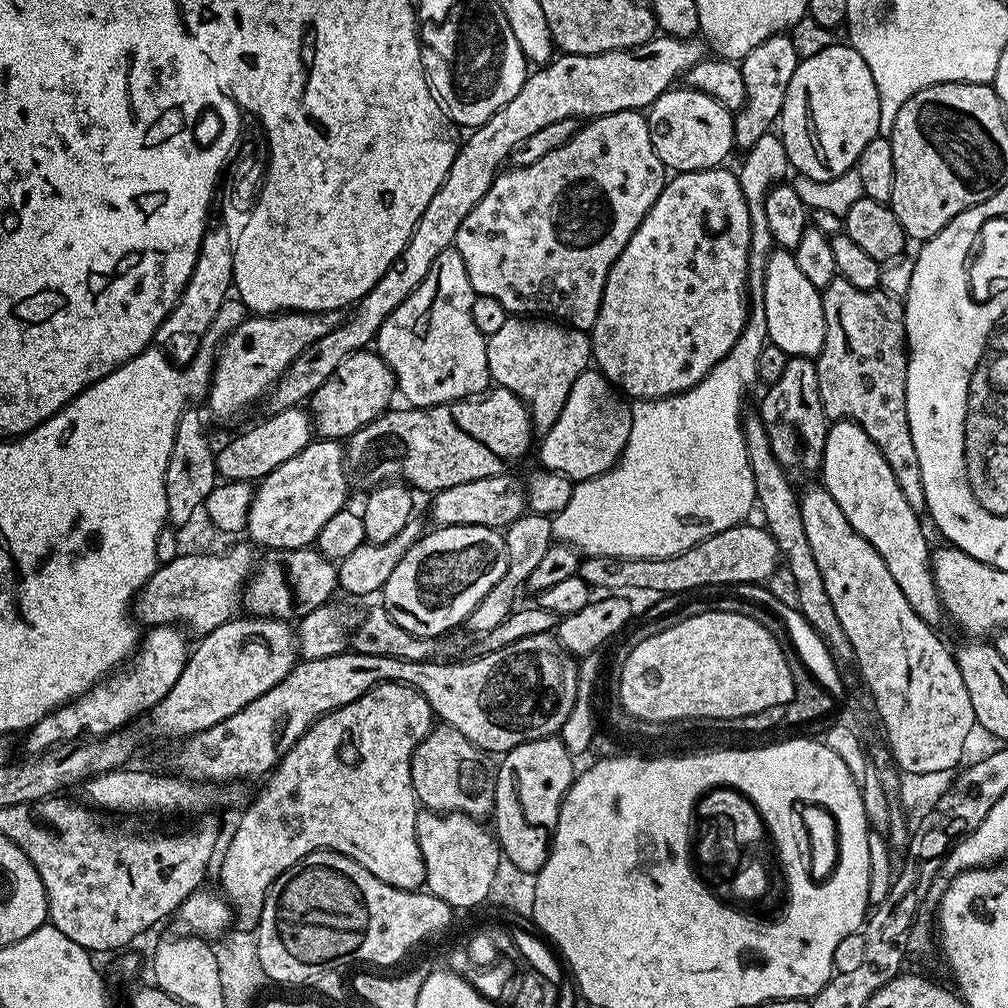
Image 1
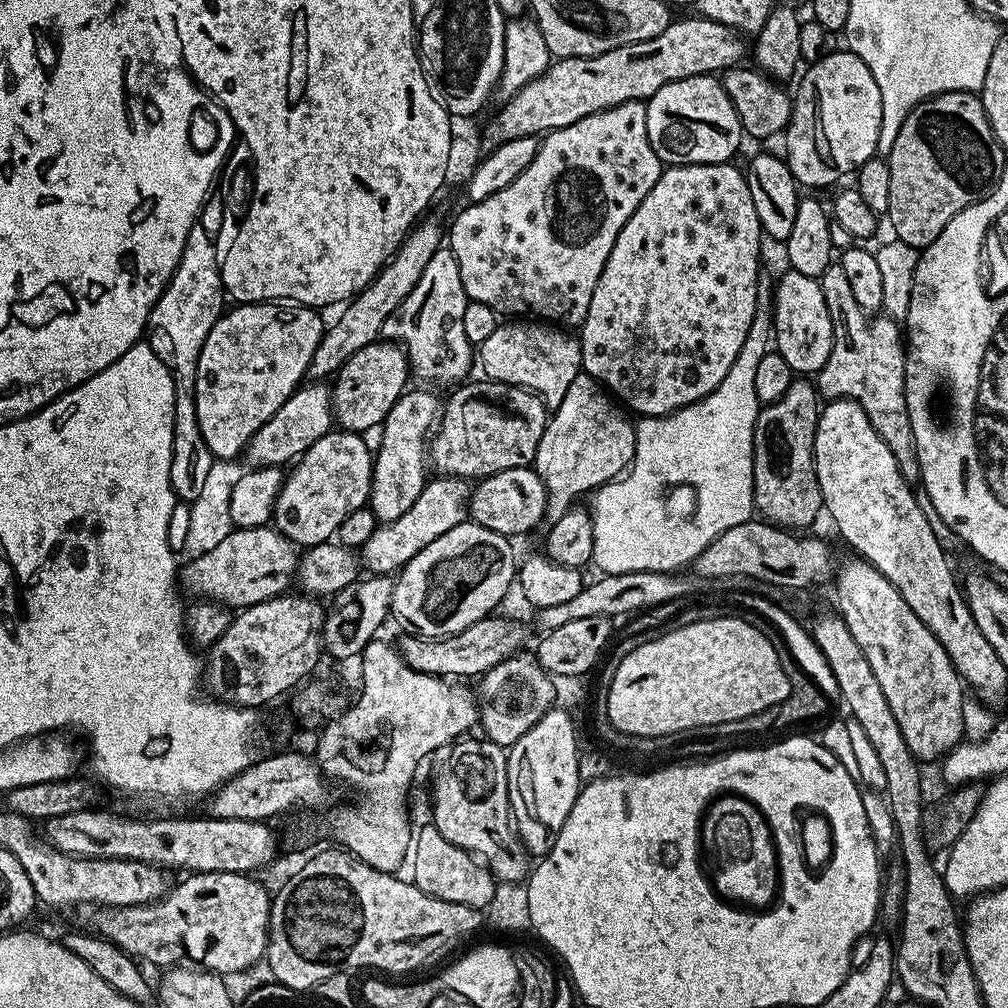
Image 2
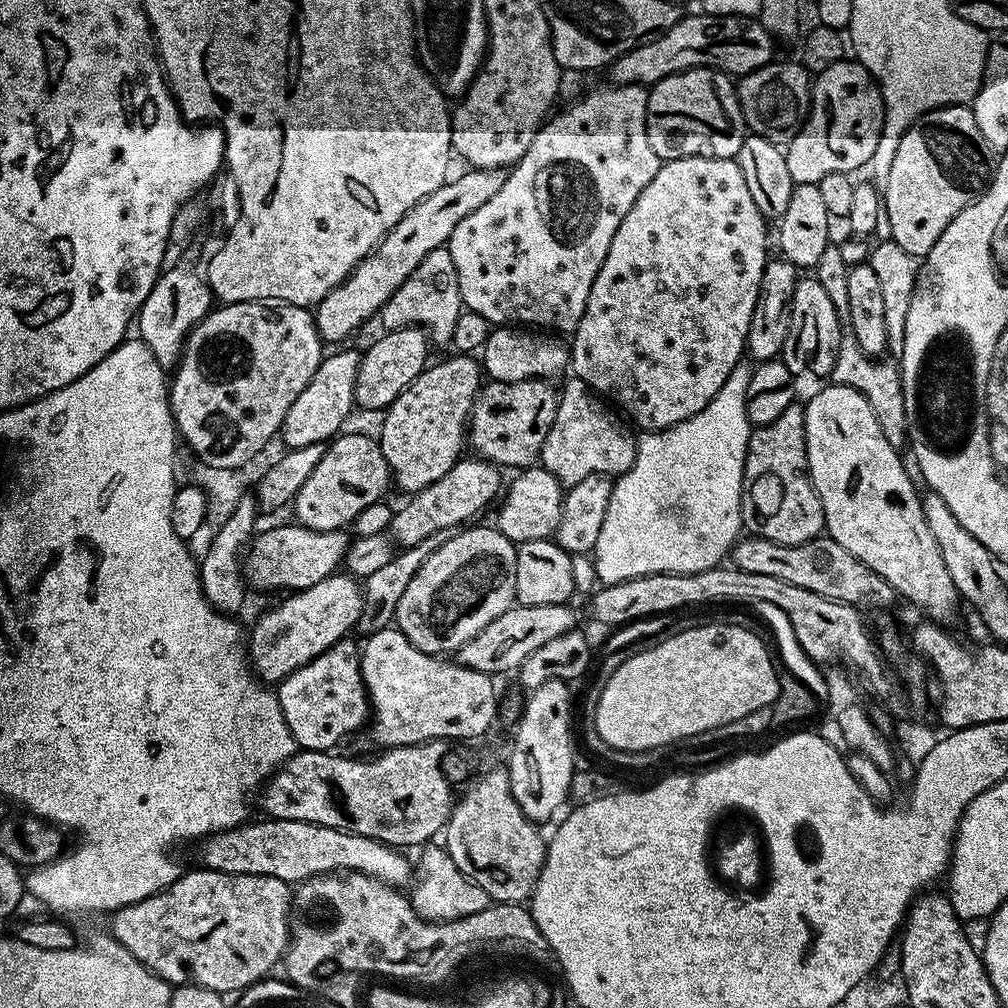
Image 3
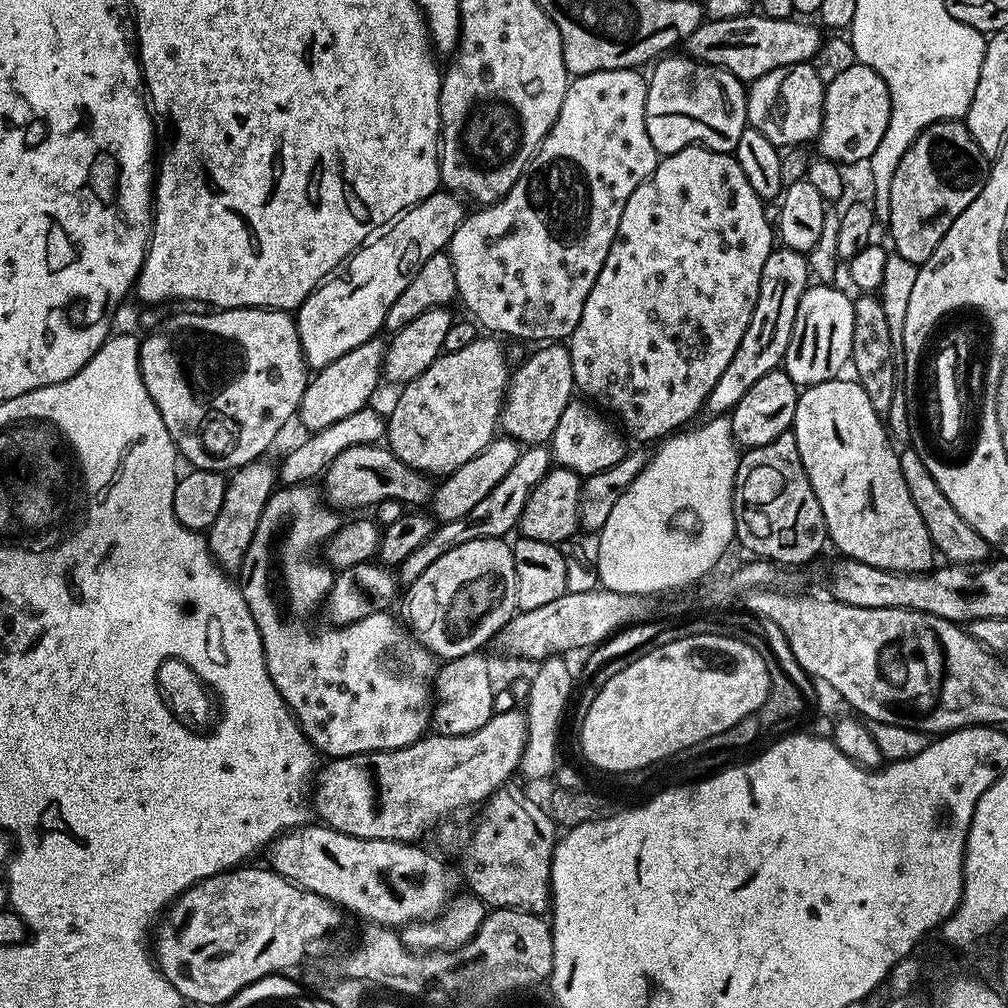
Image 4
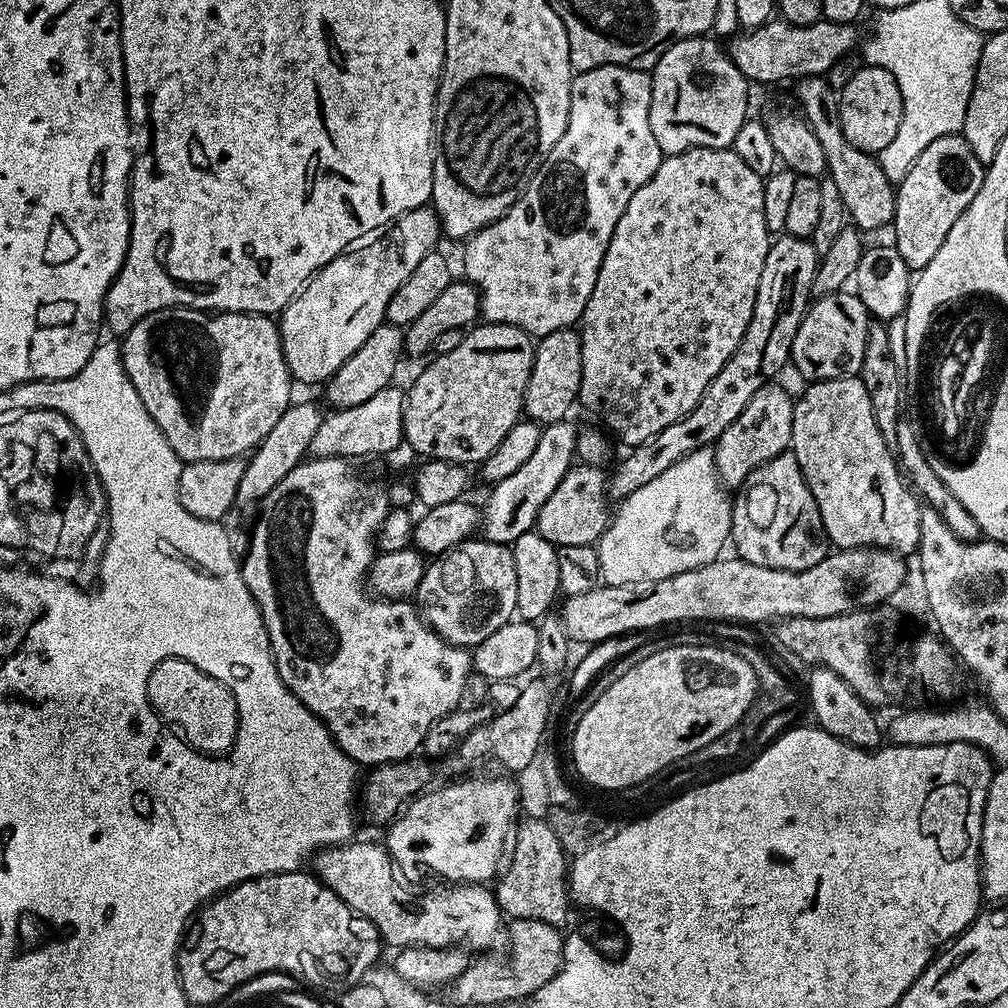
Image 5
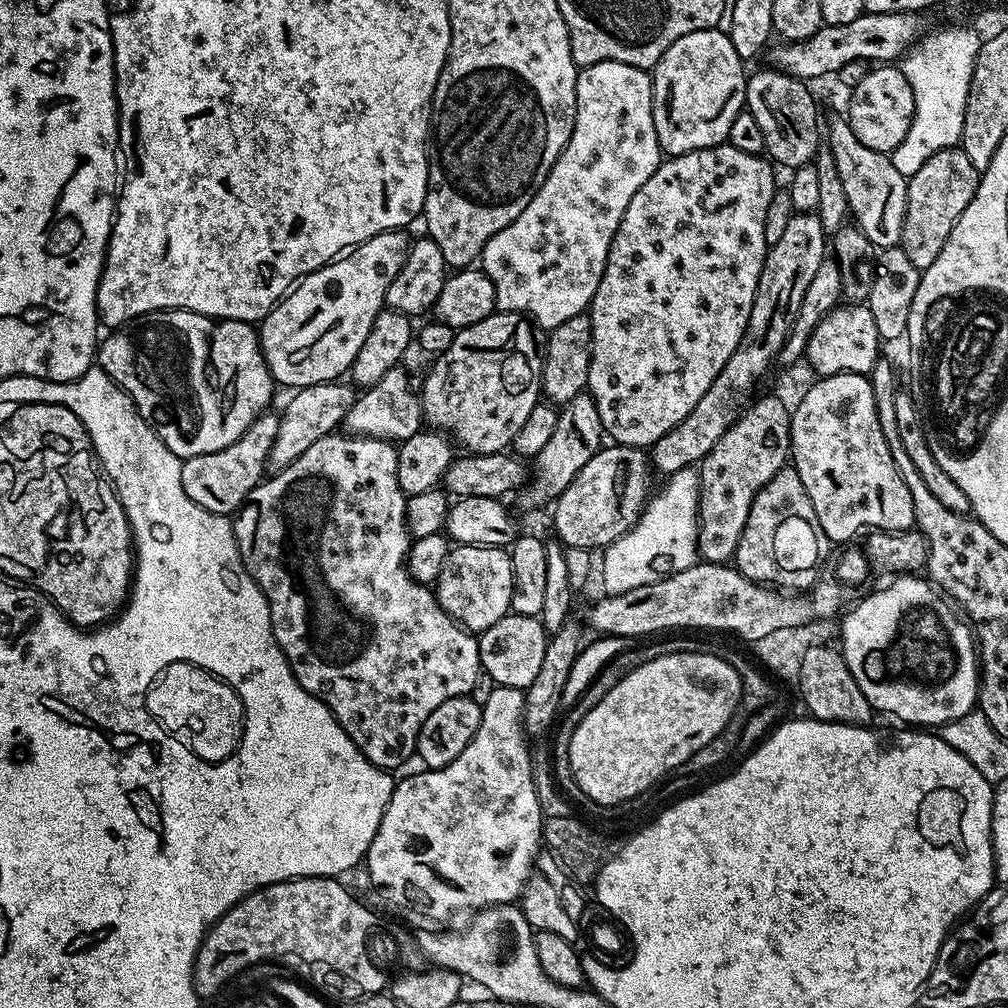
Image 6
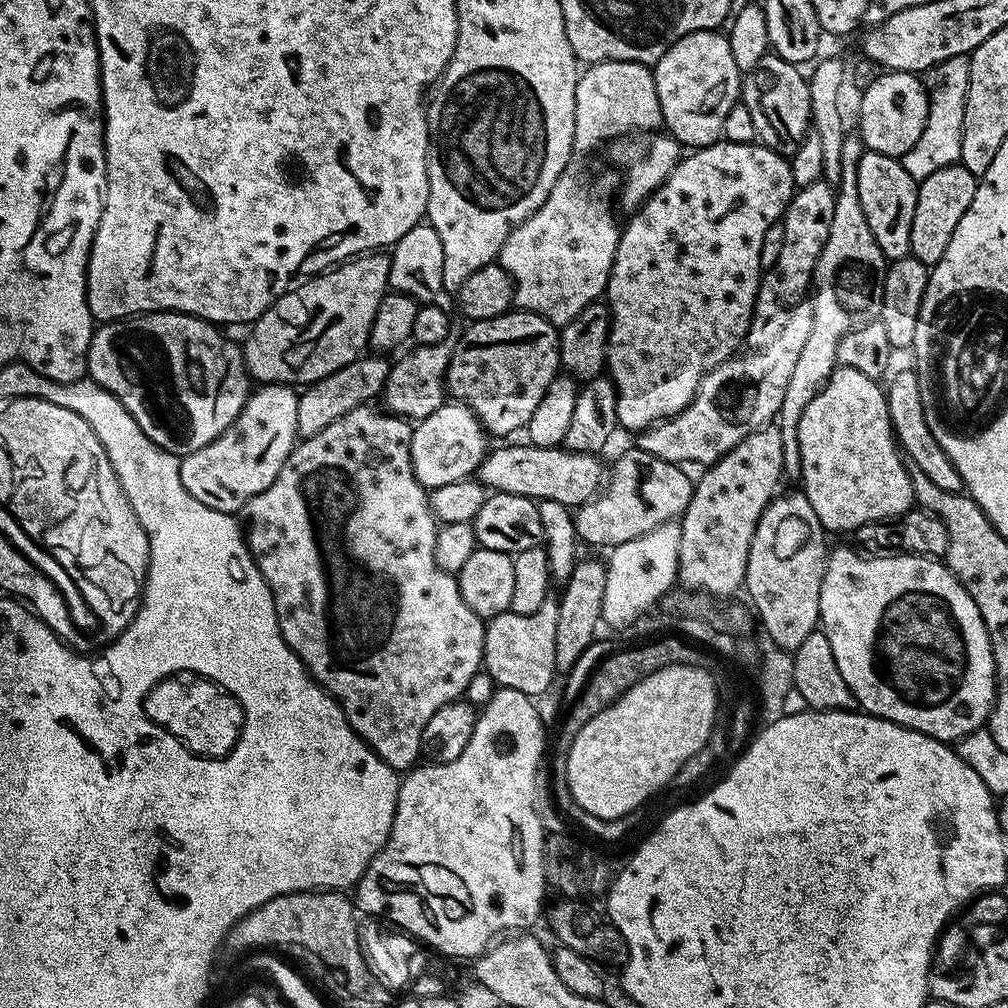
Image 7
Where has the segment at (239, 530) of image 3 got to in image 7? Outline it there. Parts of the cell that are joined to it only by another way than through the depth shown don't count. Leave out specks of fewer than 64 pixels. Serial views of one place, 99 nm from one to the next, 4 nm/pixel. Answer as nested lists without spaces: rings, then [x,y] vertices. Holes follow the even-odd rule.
[[[361,355],[354,362],[342,366],[342,370],[307,385],[299,393],[298,433],[301,437],[313,436],[318,434],[318,430],[326,430],[326,426],[330,426],[330,422],[342,418],[342,414],[367,405],[369,402],[375,401],[372,400],[375,396],[377,399],[381,395],[390,364],[389,361],[384,361],[387,359],[383,355],[368,355]]]

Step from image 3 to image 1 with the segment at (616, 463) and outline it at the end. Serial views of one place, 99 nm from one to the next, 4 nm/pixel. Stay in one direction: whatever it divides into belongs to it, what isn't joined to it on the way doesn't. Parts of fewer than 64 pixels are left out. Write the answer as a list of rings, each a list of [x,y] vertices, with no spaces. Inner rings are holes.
[[[589,368],[578,376],[571,387],[570,395],[557,422],[551,430],[543,435],[540,446],[541,467],[545,471],[558,472],[573,482],[588,480],[600,476],[613,467],[624,452],[629,441],[630,429],[633,426],[632,407],[629,401],[599,372],[599,369]],[[526,512],[505,528],[503,537],[507,550],[506,574],[491,587],[491,590],[487,592],[485,598],[482,598],[482,602],[475,607],[468,619],[469,626],[471,625],[478,631],[478,634],[494,629],[515,609],[519,588],[527,583],[531,571],[542,562],[543,555],[553,543],[551,517],[540,513]]]

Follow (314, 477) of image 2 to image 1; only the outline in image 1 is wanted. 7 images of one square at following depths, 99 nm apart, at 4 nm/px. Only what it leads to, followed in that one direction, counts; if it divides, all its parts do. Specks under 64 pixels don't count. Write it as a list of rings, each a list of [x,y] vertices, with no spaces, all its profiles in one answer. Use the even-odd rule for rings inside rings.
[[[313,439],[312,443],[294,454],[290,462],[282,462],[255,485],[252,493],[252,505],[248,515],[246,536],[253,545],[261,544],[264,550],[279,550],[281,548],[306,548],[315,545],[318,534],[334,514],[346,507],[344,500],[350,493],[348,473],[344,470],[344,444],[338,440]]]

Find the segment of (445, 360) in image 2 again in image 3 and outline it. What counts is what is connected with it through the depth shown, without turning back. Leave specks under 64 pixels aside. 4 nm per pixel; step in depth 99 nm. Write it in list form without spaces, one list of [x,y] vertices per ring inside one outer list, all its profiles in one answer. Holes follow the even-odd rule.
[[[442,247],[430,250],[430,254],[418,262],[414,274],[410,274],[408,280],[398,286],[396,293],[380,309],[378,320],[388,330],[419,326],[427,331],[433,345],[447,345],[452,339],[461,310],[458,270],[454,270],[454,258],[450,258],[447,247]]]

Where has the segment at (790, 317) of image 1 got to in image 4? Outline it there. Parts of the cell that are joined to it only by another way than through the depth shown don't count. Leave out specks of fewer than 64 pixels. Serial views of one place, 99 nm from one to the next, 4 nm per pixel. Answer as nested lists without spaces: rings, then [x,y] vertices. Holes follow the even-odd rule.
[[[813,283],[798,302],[790,346],[786,346],[782,365],[782,371],[797,386],[837,379],[843,373],[840,371],[849,367],[854,342],[853,297],[836,287],[832,284]]]

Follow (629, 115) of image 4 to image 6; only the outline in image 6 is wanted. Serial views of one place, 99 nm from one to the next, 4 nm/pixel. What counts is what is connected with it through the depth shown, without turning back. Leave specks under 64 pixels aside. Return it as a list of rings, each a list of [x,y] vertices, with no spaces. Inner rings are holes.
[[[598,62],[591,64],[589,68],[580,68],[576,74],[576,117],[574,118],[574,130],[562,150],[562,154],[554,162],[550,174],[546,174],[546,182],[538,186],[538,194],[530,198],[530,206],[506,226],[506,230],[498,230],[490,242],[480,251],[479,267],[494,282],[496,294],[496,307],[501,312],[521,312],[532,321],[540,330],[551,330],[562,326],[569,318],[585,315],[589,311],[594,294],[598,290],[598,282],[602,282],[602,274],[606,270],[606,258],[610,254],[610,246],[618,226],[622,222],[622,214],[626,214],[626,206],[630,206],[630,198],[638,194],[642,182],[654,174],[656,167],[662,163],[662,153],[658,134],[654,130],[654,110],[652,109],[652,77],[643,68],[635,68],[622,62]]]

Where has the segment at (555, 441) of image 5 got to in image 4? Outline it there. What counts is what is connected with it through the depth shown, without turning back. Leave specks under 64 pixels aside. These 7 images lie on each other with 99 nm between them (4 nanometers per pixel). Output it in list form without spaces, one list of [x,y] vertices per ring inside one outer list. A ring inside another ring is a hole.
[[[525,447],[521,451],[514,470],[510,470],[510,474],[506,474],[506,478],[502,478],[502,482],[498,482],[498,486],[494,486],[494,490],[490,490],[490,494],[486,494],[486,498],[482,498],[482,502],[478,502],[474,510],[462,514],[462,518],[445,520],[435,525],[430,538],[426,538],[426,542],[422,542],[418,550],[414,550],[400,563],[398,566],[399,579],[405,585],[413,584],[422,574],[422,570],[427,570],[431,564],[438,562],[438,558],[442,558],[446,550],[454,550],[454,546],[462,546],[462,542],[474,542],[478,538],[507,537],[509,535],[507,532],[511,528],[513,531],[519,525],[520,511],[524,508],[532,487],[550,471],[553,464],[553,455],[547,447]]]

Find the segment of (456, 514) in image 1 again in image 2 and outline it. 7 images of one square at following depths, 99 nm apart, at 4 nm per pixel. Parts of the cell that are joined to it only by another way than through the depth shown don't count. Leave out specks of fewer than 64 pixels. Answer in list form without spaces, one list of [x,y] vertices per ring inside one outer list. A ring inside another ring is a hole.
[[[532,466],[502,470],[493,476],[483,477],[471,489],[468,516],[471,523],[486,526],[486,530],[494,530],[503,536],[517,538],[516,536],[530,531],[531,528],[541,527],[545,519],[547,496],[544,484]]]

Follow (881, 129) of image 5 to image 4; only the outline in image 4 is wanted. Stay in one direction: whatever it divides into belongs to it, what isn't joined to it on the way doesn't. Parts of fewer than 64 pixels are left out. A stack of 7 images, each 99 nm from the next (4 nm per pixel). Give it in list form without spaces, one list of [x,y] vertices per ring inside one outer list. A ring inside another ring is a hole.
[[[854,63],[824,89],[824,121],[818,144],[824,148],[844,148],[845,165],[866,162],[878,150],[882,134],[886,134],[891,109],[890,90],[883,78],[870,66]]]

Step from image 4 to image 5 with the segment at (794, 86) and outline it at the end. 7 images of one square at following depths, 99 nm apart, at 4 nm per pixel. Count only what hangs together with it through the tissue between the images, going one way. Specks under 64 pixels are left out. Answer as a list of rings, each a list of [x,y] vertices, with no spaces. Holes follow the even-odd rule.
[[[805,76],[799,81],[798,87],[799,111],[814,134],[818,134],[818,142],[822,142],[822,150],[828,159],[827,175],[834,186],[838,186],[838,194],[842,194],[844,209],[848,211],[851,223],[865,233],[876,232],[884,227],[887,229],[896,212],[896,188],[893,181],[882,174],[882,166],[875,155],[858,150],[846,142],[846,134],[842,134],[838,92],[828,85],[824,76]]]

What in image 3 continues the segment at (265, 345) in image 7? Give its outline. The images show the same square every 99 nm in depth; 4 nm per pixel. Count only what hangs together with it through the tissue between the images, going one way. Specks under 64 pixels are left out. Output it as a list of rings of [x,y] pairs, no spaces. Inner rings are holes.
[[[472,168],[464,171],[468,172],[462,173],[461,176],[453,175],[441,188],[434,190],[434,194],[430,194],[425,200],[415,204],[398,222],[398,226],[394,226],[384,235],[384,239],[376,245],[373,252],[362,260],[338,287],[330,290],[330,294],[326,294],[326,298],[322,298],[320,303],[315,305],[316,329],[320,332],[321,341],[344,340],[351,332],[358,331],[371,316],[373,319],[387,300],[396,293],[398,286],[402,286],[402,282],[406,282],[408,276],[414,274],[418,262],[422,262],[422,258],[426,258],[426,254],[430,254],[430,250],[445,247],[454,234],[454,226],[458,226],[458,222],[462,222],[462,218],[466,218],[466,214],[474,214],[474,210],[478,210],[478,206],[490,202],[490,198],[494,198],[494,194],[498,194],[498,190],[502,190],[502,182],[506,175],[505,169]]]

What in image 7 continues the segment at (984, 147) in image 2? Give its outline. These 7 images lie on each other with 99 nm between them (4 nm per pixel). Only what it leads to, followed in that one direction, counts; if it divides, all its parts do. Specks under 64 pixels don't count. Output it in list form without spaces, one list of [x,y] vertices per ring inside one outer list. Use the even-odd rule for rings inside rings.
[[[959,163],[946,166],[942,170],[934,170],[930,178],[919,181],[914,222],[910,222],[910,255],[931,266],[938,263],[942,254],[946,254],[946,246],[950,246],[950,238],[954,238],[958,222],[962,222],[962,214],[966,214],[966,210],[970,210],[970,202],[974,202],[977,179]]]

